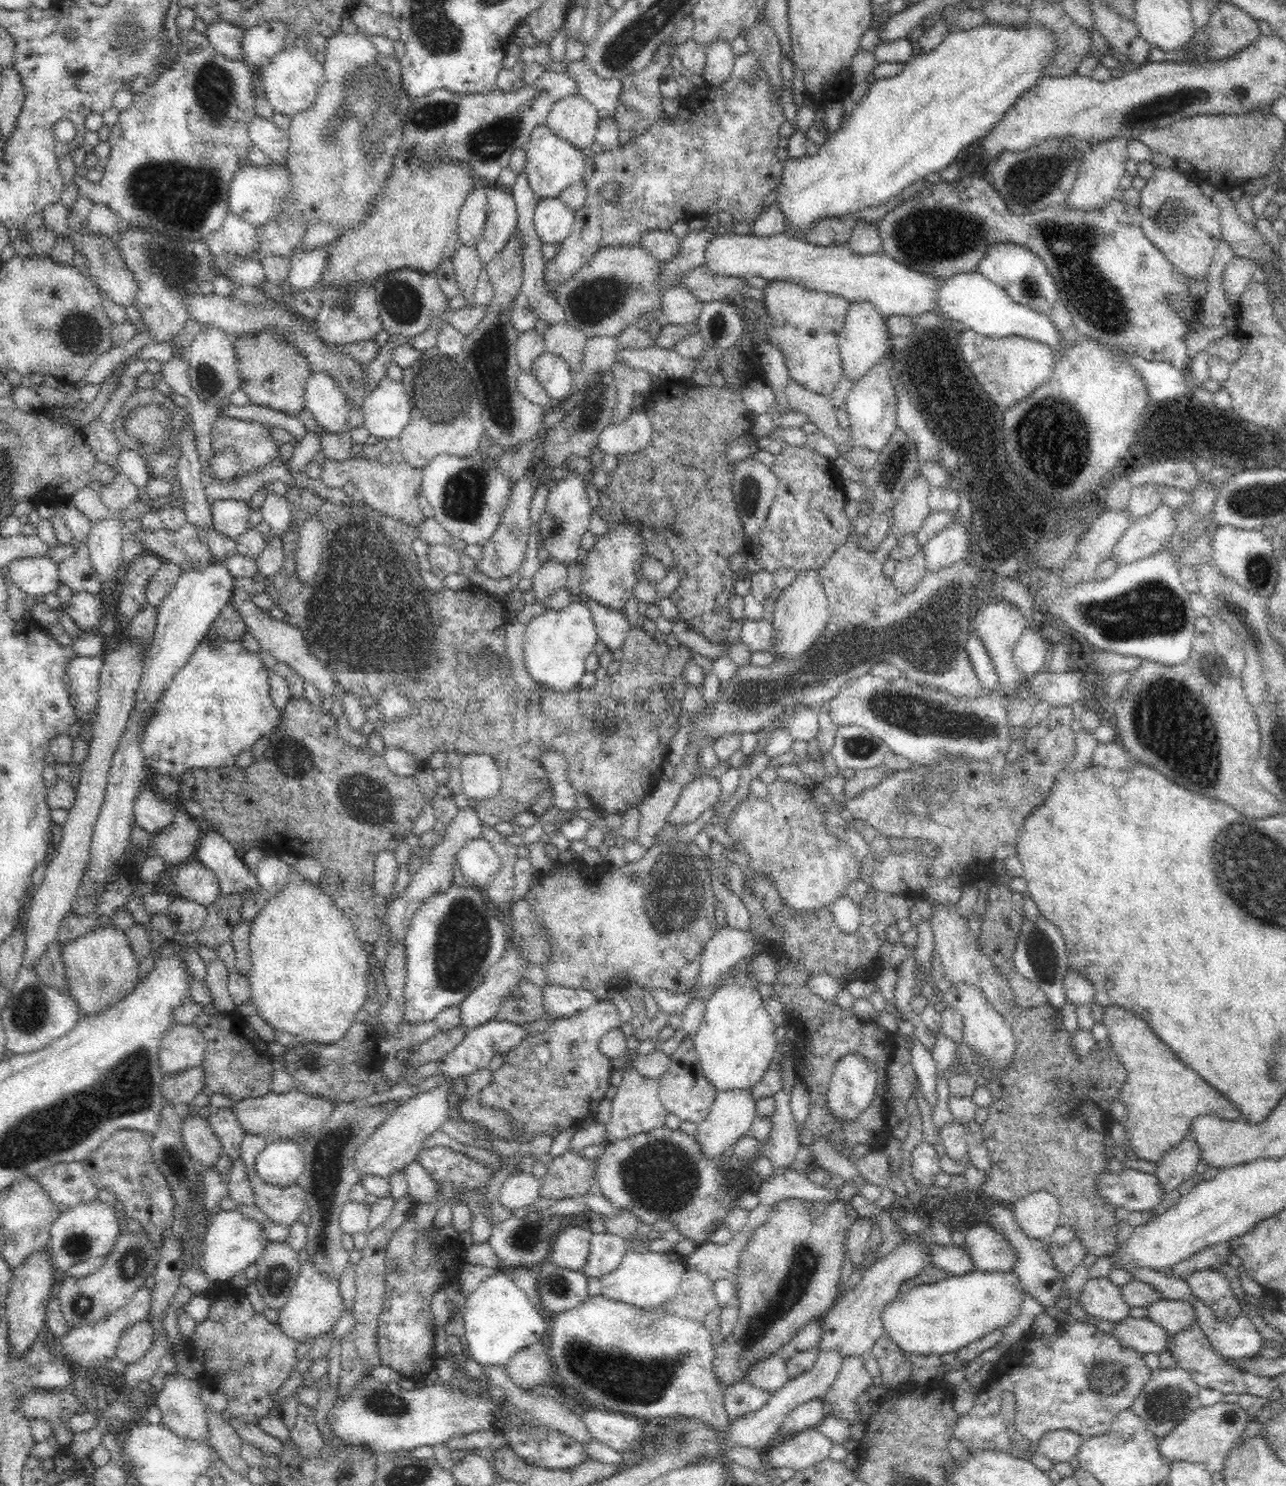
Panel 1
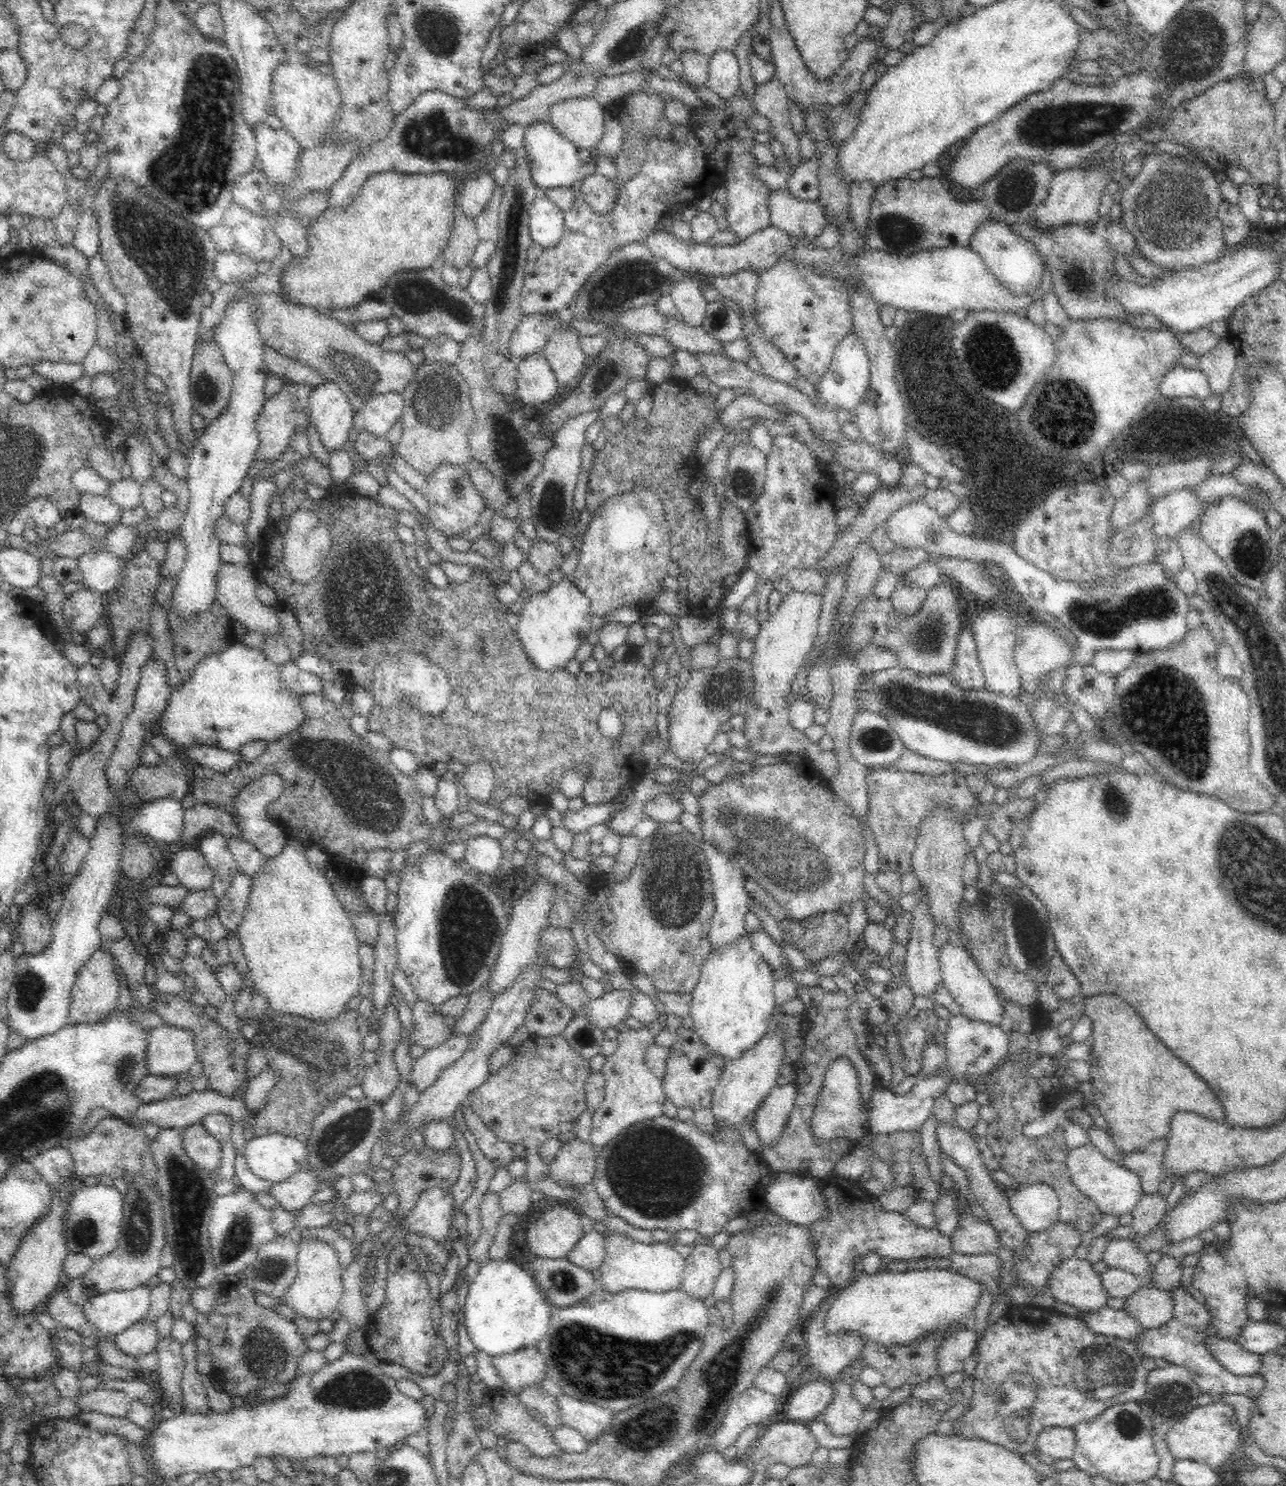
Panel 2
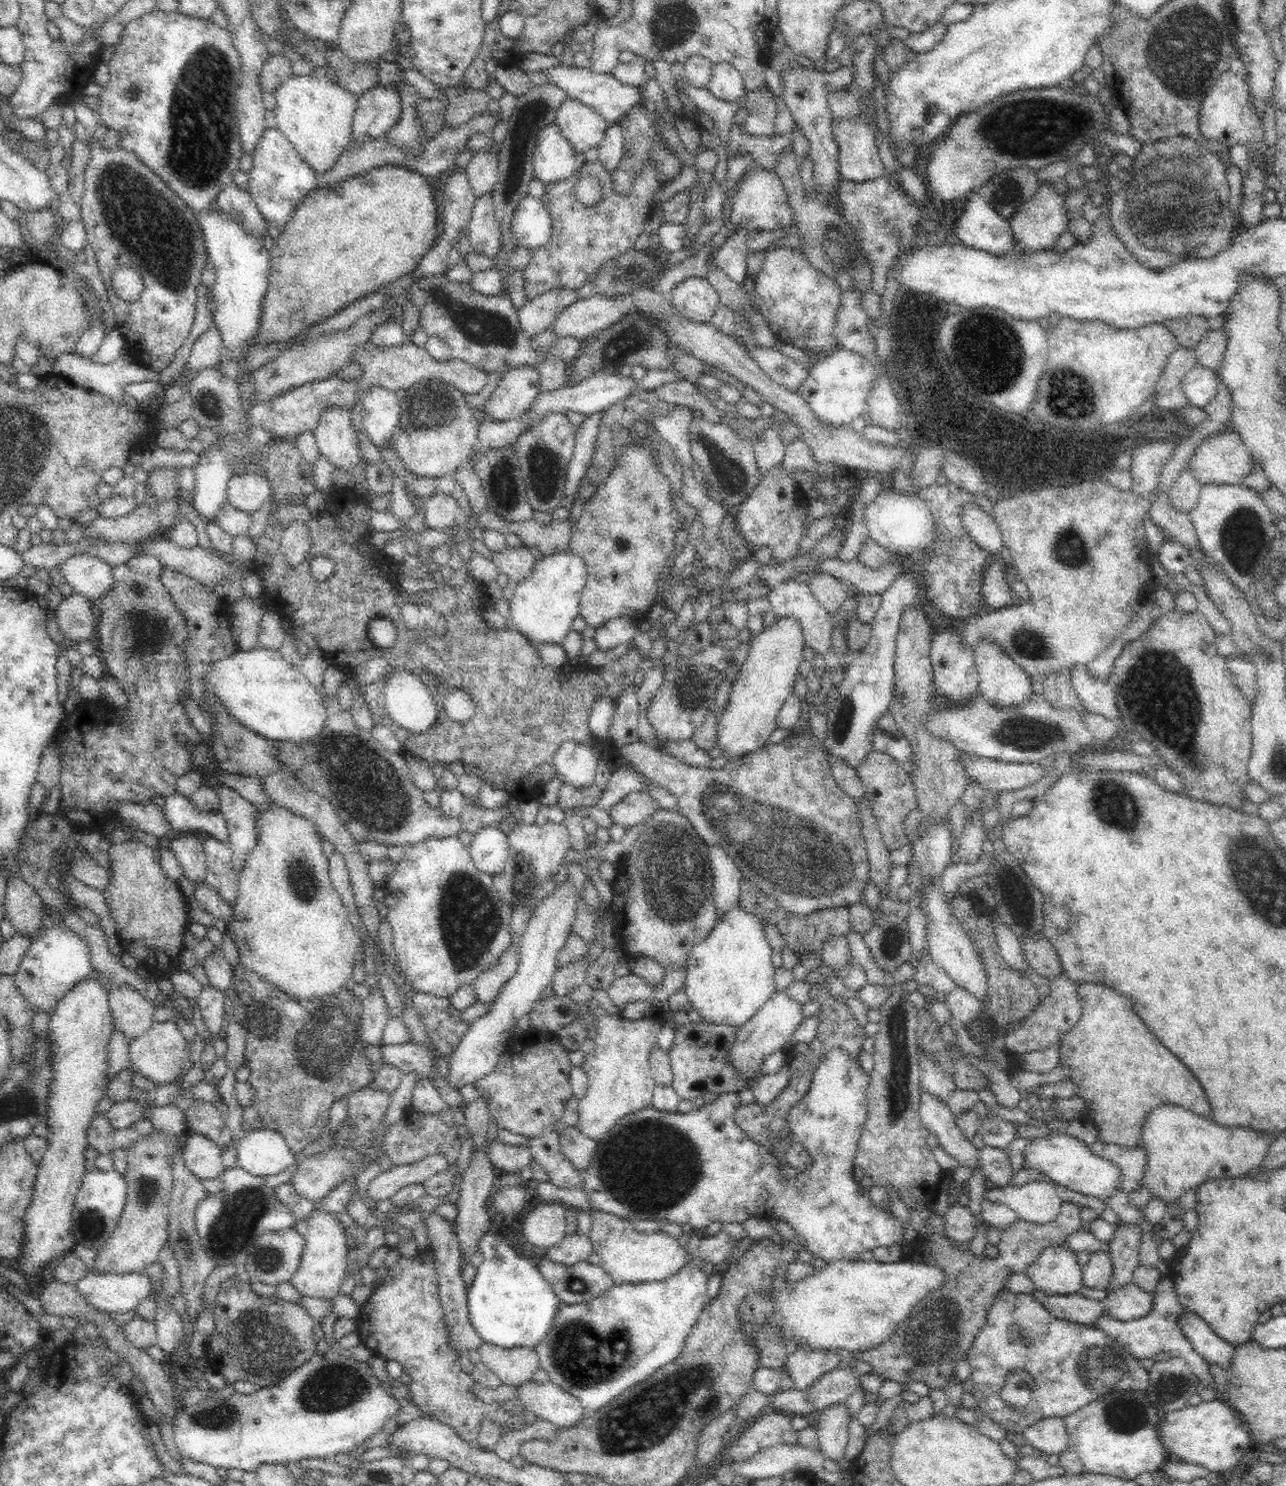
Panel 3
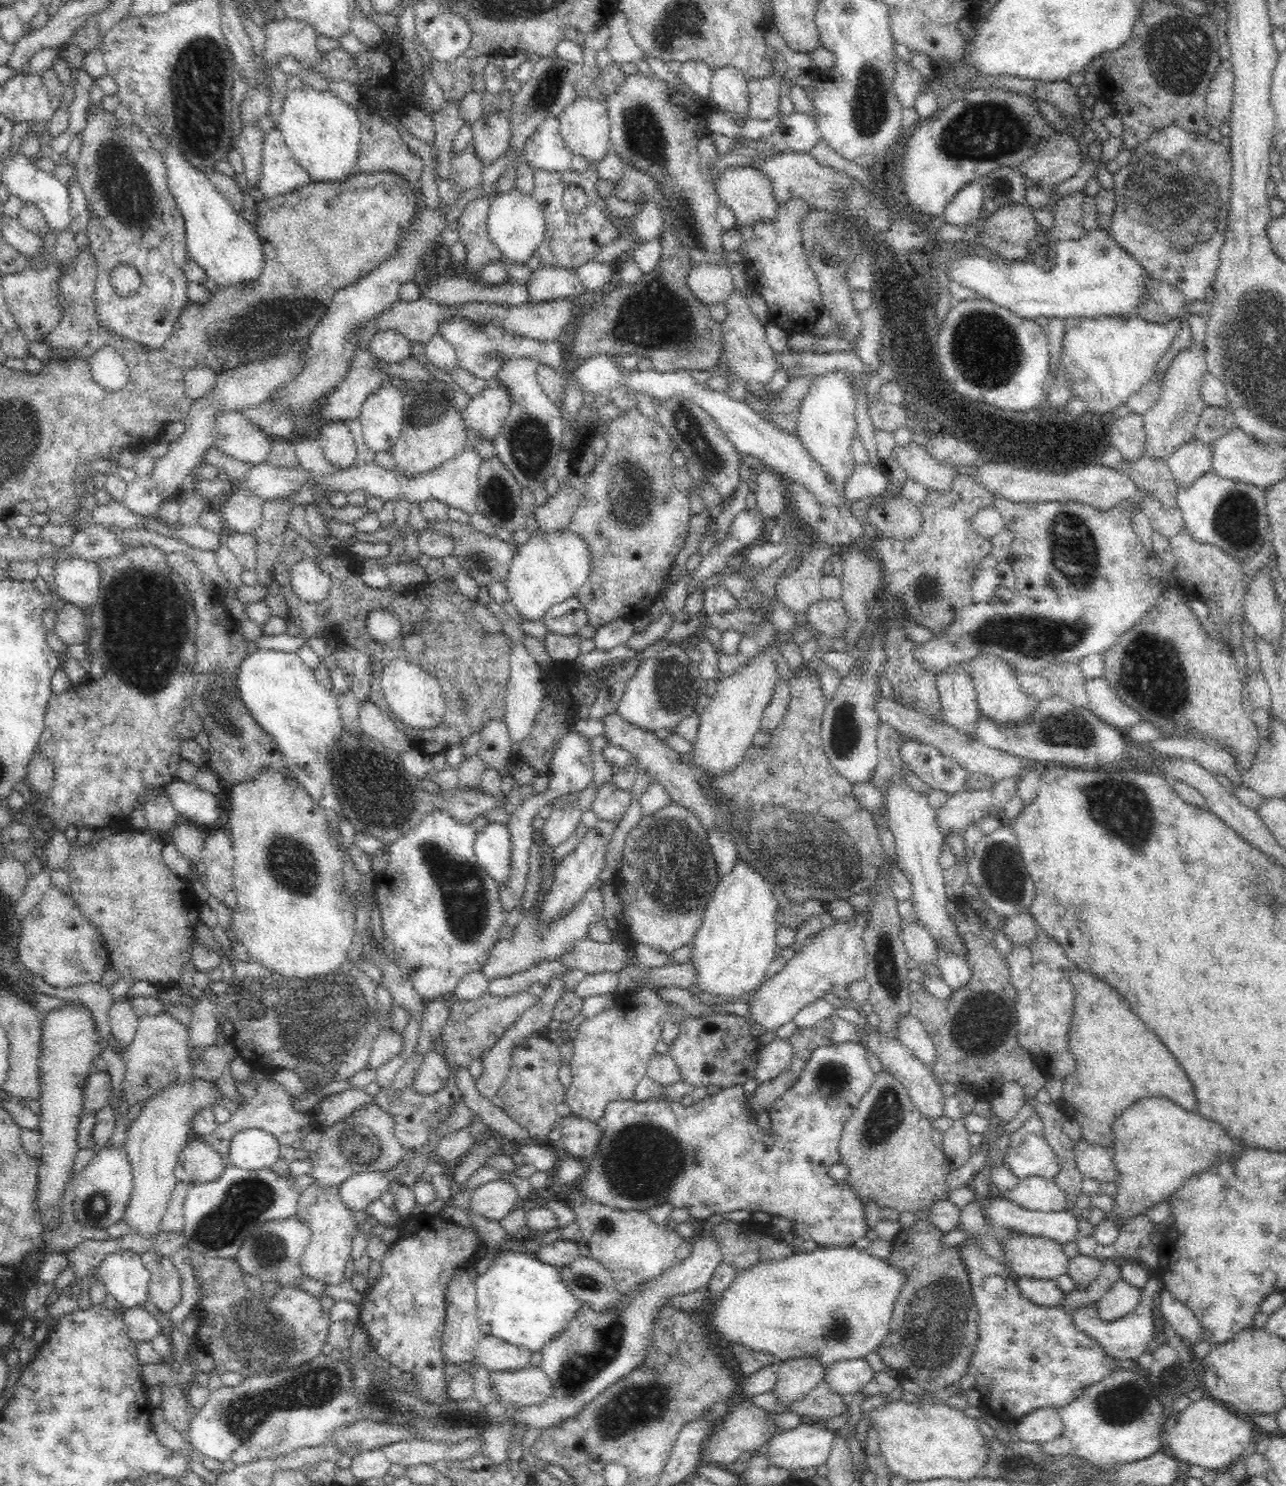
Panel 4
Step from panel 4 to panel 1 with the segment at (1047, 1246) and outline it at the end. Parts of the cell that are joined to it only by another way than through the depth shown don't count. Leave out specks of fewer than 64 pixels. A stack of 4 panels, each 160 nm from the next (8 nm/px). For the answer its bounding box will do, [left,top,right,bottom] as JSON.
[1080,1277,1132,1324]

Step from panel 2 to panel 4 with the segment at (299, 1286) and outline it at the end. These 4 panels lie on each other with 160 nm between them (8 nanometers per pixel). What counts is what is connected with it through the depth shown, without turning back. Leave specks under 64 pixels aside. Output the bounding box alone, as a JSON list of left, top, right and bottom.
[295,1184,357,1286]

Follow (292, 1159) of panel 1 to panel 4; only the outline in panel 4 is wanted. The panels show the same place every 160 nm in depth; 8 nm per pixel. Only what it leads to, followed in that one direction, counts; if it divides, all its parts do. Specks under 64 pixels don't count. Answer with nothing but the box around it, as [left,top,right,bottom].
[227,1128,280,1171]

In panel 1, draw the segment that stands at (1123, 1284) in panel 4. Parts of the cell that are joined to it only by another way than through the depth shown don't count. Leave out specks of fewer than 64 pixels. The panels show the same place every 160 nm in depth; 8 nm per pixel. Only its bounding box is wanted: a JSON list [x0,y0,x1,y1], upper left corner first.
[1148,1299,1199,1337]

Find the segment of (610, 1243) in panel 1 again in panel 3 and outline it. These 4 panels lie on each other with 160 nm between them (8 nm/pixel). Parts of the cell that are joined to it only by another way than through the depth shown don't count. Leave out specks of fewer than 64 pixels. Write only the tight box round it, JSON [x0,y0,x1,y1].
[545,1232,595,1265]

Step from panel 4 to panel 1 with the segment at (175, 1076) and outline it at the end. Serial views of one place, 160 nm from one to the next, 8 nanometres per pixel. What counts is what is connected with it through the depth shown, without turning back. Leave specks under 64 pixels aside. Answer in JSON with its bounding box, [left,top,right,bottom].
[159,1023,207,1076]

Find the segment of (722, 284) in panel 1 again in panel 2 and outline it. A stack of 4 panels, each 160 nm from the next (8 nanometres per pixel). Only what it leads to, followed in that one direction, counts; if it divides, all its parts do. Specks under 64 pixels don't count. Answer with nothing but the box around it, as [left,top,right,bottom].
[568,242,704,326]

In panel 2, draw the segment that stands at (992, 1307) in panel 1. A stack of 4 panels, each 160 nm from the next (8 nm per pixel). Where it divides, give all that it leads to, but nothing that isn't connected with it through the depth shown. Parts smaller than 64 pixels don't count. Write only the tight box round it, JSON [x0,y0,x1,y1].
[826,1270,982,1346]

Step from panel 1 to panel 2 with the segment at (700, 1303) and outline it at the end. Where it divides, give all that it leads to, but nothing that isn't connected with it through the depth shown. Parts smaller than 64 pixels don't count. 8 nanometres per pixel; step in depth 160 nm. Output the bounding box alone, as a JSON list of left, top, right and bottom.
[678,1243,721,1302]

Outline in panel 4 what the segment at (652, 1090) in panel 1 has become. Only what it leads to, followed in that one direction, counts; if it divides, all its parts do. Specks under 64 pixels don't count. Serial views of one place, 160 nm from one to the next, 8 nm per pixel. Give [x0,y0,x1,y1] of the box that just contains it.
[564,991,686,1125]

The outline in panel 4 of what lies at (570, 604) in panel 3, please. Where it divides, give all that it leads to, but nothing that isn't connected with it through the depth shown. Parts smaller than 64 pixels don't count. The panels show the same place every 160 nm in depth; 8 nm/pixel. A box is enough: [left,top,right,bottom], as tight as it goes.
[505,529,590,623]

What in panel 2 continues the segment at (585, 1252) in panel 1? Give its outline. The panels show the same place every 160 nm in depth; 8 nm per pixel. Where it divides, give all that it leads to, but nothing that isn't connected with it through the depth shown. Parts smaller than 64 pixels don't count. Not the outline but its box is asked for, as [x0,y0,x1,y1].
[527,1203,584,1259]

